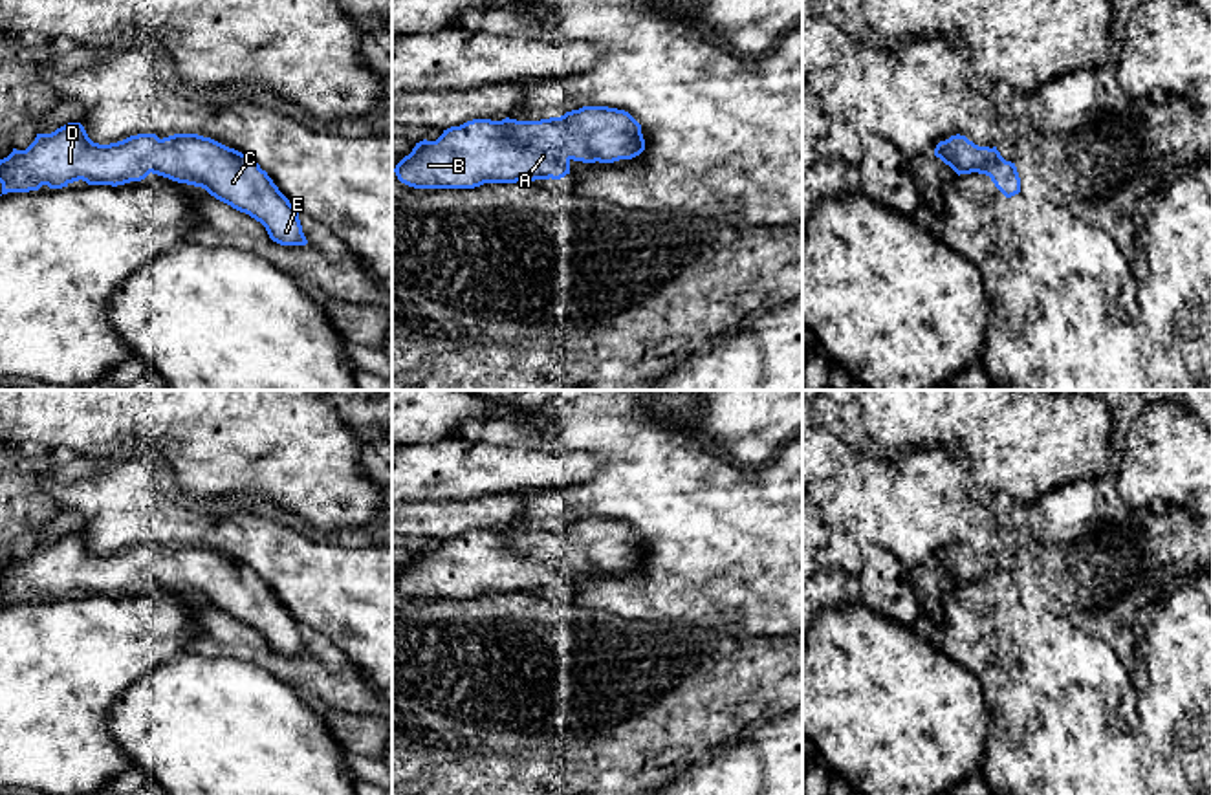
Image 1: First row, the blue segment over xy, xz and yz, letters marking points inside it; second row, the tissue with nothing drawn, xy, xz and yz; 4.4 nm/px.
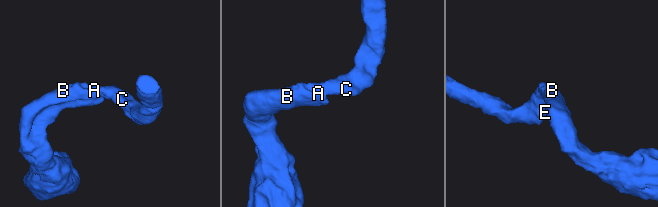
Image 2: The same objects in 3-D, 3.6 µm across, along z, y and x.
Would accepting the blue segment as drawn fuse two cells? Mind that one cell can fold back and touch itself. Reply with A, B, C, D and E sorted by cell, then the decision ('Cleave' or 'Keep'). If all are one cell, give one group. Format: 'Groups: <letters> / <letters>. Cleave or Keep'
Groups: A B C D E. Keep

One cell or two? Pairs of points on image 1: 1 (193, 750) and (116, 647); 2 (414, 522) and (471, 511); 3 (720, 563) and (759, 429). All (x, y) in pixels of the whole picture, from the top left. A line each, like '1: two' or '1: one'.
1: two
2: one
3: two

